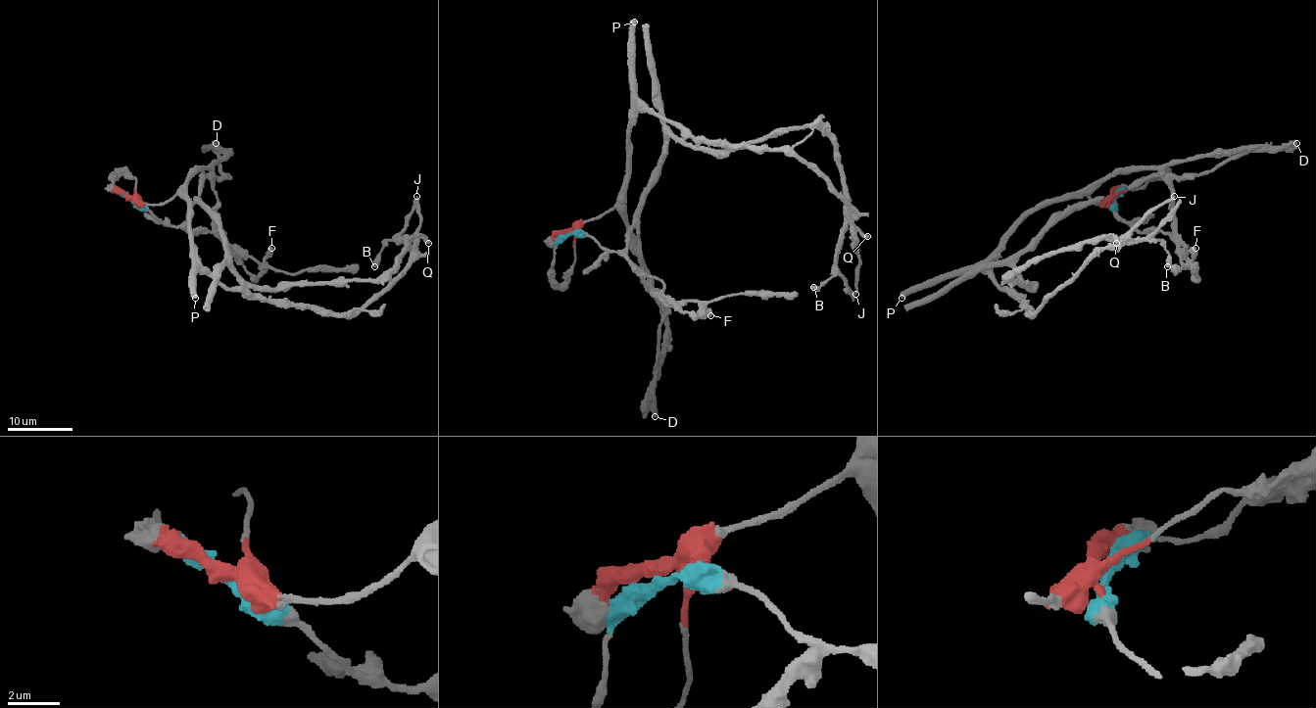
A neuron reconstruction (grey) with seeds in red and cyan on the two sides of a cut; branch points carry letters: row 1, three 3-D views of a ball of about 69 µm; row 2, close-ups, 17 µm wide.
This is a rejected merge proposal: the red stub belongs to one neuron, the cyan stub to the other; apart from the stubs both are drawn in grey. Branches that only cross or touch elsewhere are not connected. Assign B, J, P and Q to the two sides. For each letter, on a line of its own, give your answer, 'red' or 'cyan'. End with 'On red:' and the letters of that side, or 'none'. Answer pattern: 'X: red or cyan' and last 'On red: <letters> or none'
B: cyan
J: red
P: red
Q: cyan
On red: J, P

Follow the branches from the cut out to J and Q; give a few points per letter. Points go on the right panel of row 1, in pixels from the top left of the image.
J: (1112, 197), (1098, 204), (1073, 194), (1041, 202), (987, 265), (989, 275), (1031, 314), (1174, 196)
Q: (1113, 197), (1132, 226), (1102, 202), (1073, 207), (1021, 254), (1029, 288), (1006, 280), (1117, 243)

